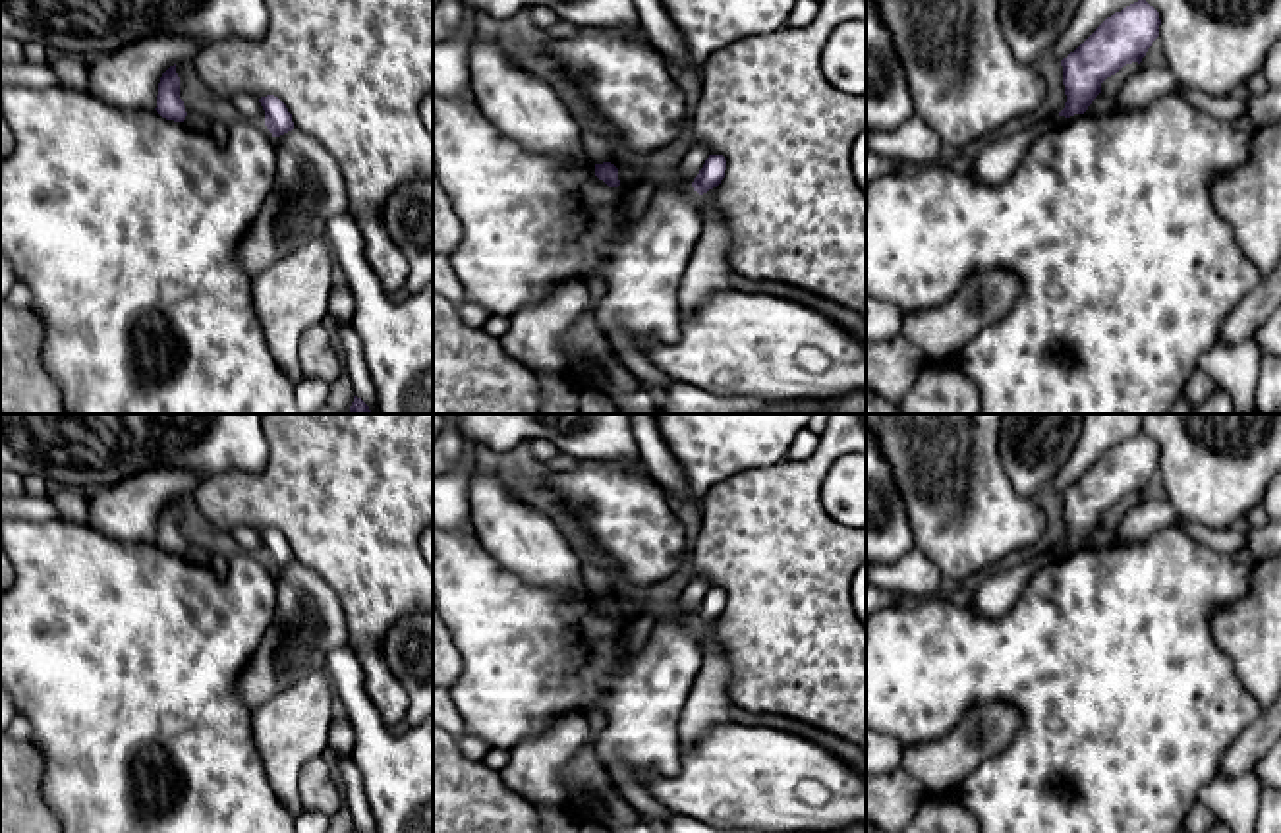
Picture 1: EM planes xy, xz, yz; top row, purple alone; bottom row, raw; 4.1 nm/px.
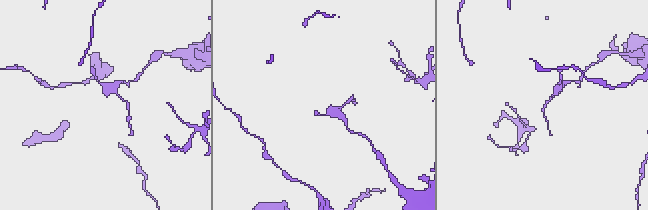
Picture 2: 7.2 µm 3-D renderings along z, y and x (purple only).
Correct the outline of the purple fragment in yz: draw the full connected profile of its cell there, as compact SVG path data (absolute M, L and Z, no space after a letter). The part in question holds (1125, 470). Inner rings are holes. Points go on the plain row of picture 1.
M1144 431L1107 450L1061 493L1067 535L1059 549L1084 547L1107 510L1126 497L1140 497L1159 470L1159 458L1159 445Z

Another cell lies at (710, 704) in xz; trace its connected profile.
M717 620L701 628L703 665L680 715L680 746L694 746L709 729L734 721L728 694L732 667L717 642Z

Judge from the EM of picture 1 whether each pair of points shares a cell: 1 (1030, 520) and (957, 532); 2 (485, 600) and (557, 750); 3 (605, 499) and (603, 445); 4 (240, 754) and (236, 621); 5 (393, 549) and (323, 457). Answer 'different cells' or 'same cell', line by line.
1: same cell
2: different cells
3: different cells
4: same cell
5: same cell

